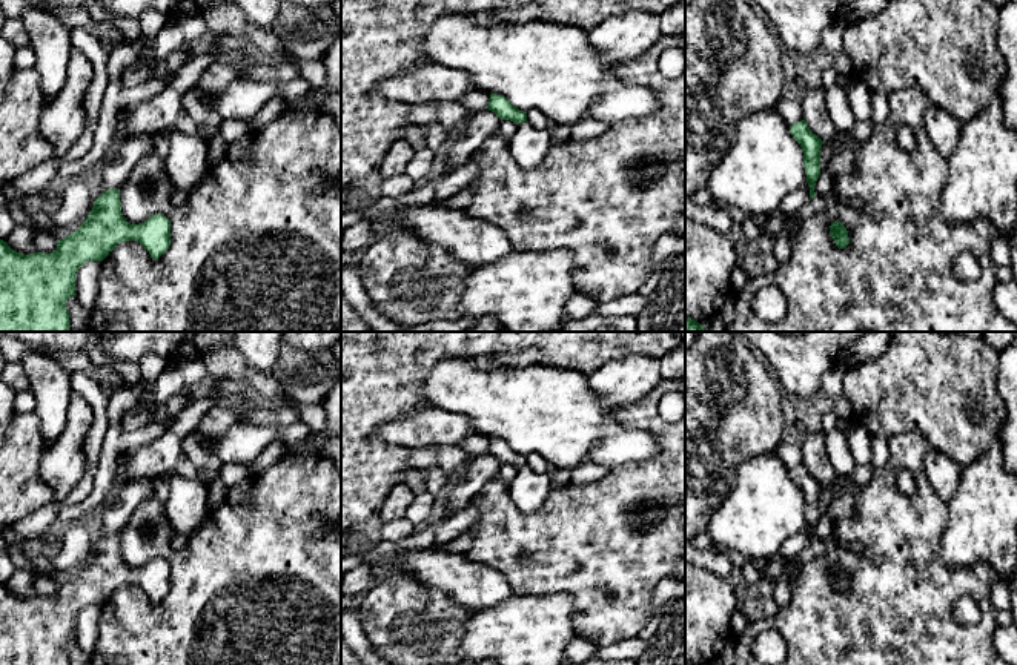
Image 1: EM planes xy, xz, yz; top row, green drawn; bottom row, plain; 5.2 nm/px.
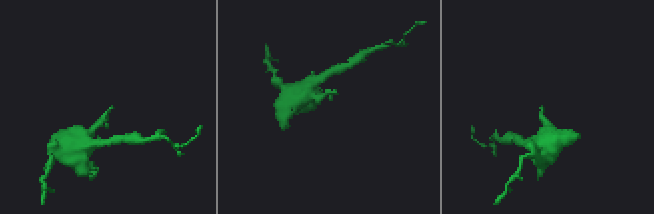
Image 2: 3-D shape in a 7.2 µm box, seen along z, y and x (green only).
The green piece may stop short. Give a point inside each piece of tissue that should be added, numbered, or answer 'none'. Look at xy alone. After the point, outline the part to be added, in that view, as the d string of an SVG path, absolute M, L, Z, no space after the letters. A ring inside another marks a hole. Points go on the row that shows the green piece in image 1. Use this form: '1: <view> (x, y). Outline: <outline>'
none

